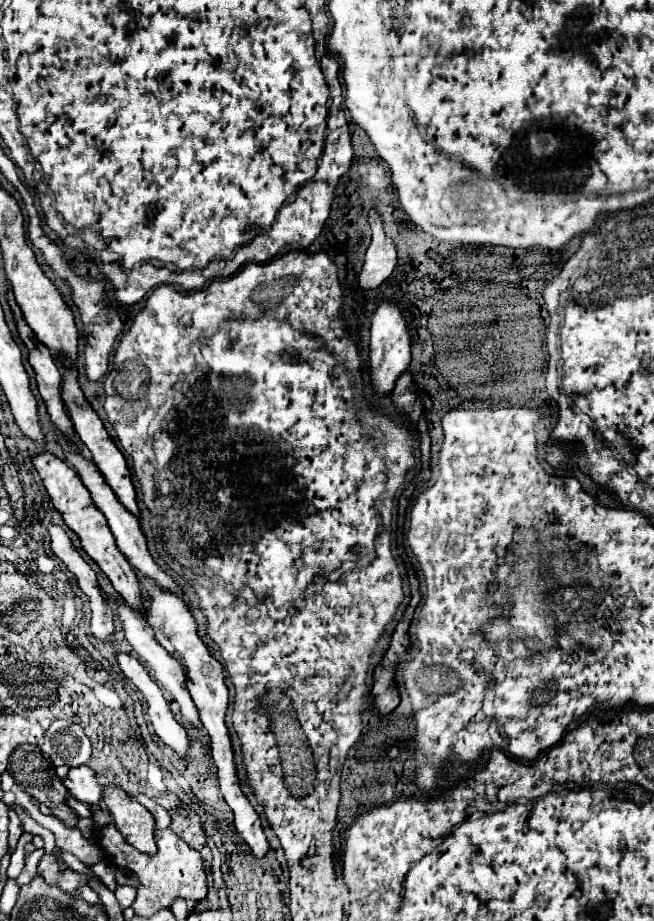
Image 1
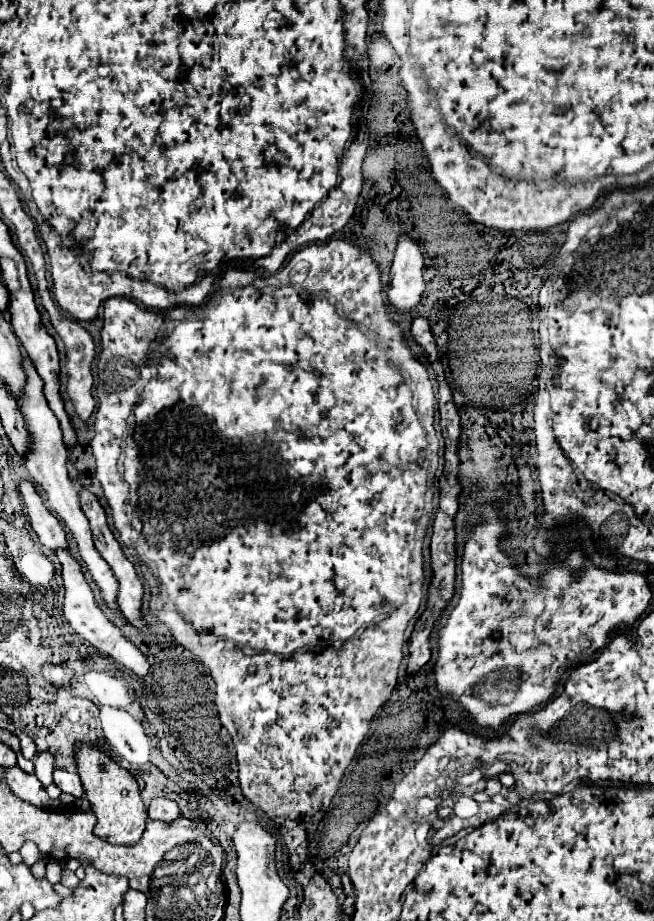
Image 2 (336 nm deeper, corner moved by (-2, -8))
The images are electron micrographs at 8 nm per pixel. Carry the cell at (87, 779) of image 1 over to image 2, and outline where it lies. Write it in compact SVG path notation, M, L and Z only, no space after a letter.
M56 768L56 770L54 770L54 784L56 784L62 792L72 794L74 798L82 798L82 796L84 796L82 784L80 784L80 776L78 776L76 772Z

